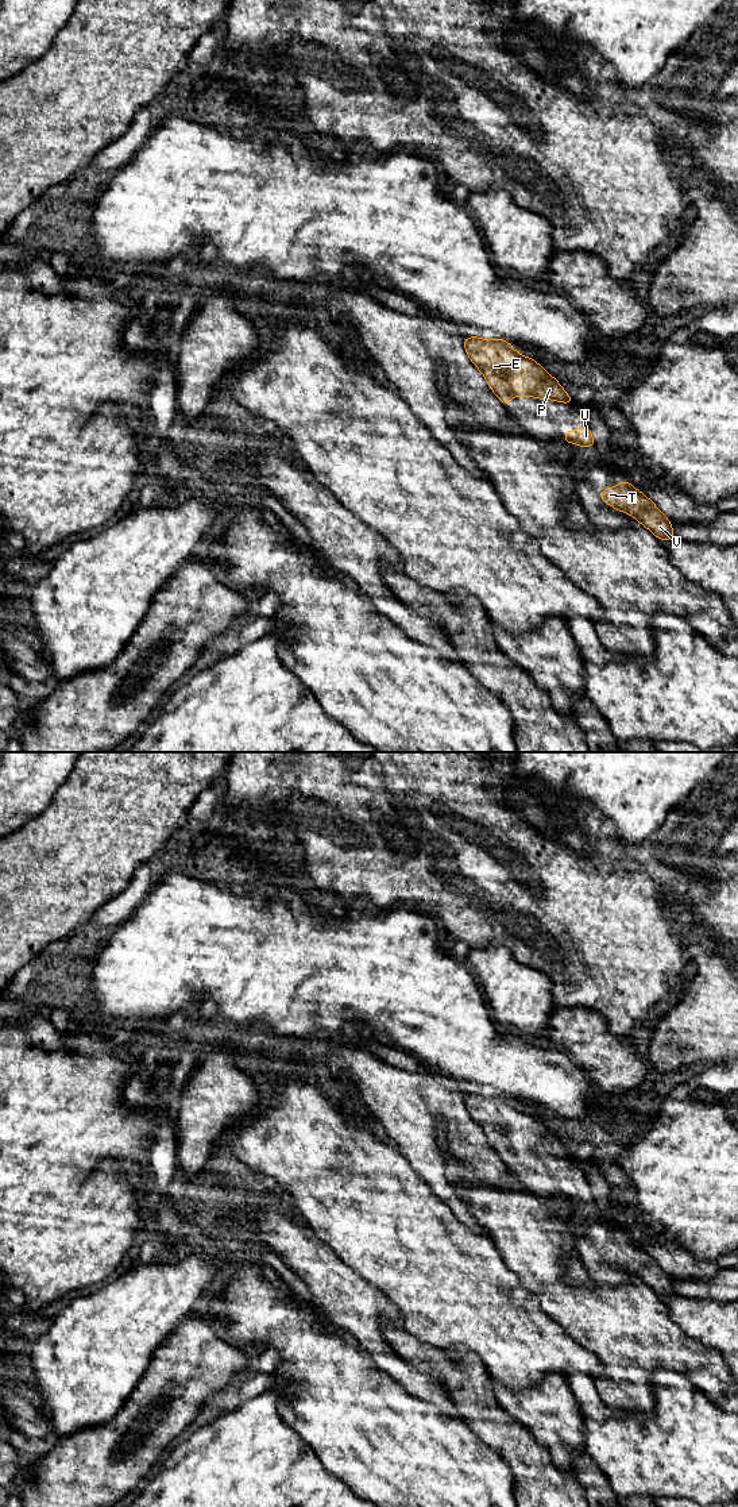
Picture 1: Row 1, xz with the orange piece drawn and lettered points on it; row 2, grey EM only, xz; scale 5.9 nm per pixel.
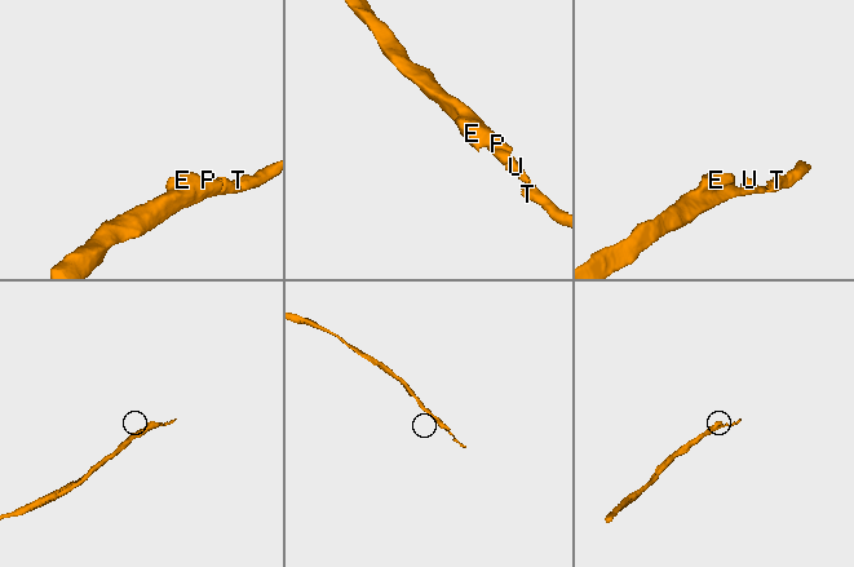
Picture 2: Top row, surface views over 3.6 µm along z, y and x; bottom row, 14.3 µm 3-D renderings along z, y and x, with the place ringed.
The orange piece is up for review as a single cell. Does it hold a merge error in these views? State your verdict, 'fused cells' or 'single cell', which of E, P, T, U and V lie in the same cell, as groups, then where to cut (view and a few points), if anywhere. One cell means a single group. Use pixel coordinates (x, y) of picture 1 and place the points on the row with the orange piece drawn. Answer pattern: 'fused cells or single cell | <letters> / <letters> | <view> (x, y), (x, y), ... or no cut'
single cell | E P T U V | no cut

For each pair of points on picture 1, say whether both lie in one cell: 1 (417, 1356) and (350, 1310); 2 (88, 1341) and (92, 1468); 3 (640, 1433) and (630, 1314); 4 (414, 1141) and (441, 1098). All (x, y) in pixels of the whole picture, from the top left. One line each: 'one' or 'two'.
1: two
2: two
3: two
4: one

